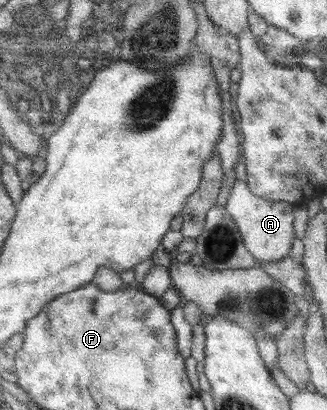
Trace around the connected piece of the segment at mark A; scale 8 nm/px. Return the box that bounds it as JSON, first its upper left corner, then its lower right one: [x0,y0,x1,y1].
[224,179,293,261]

